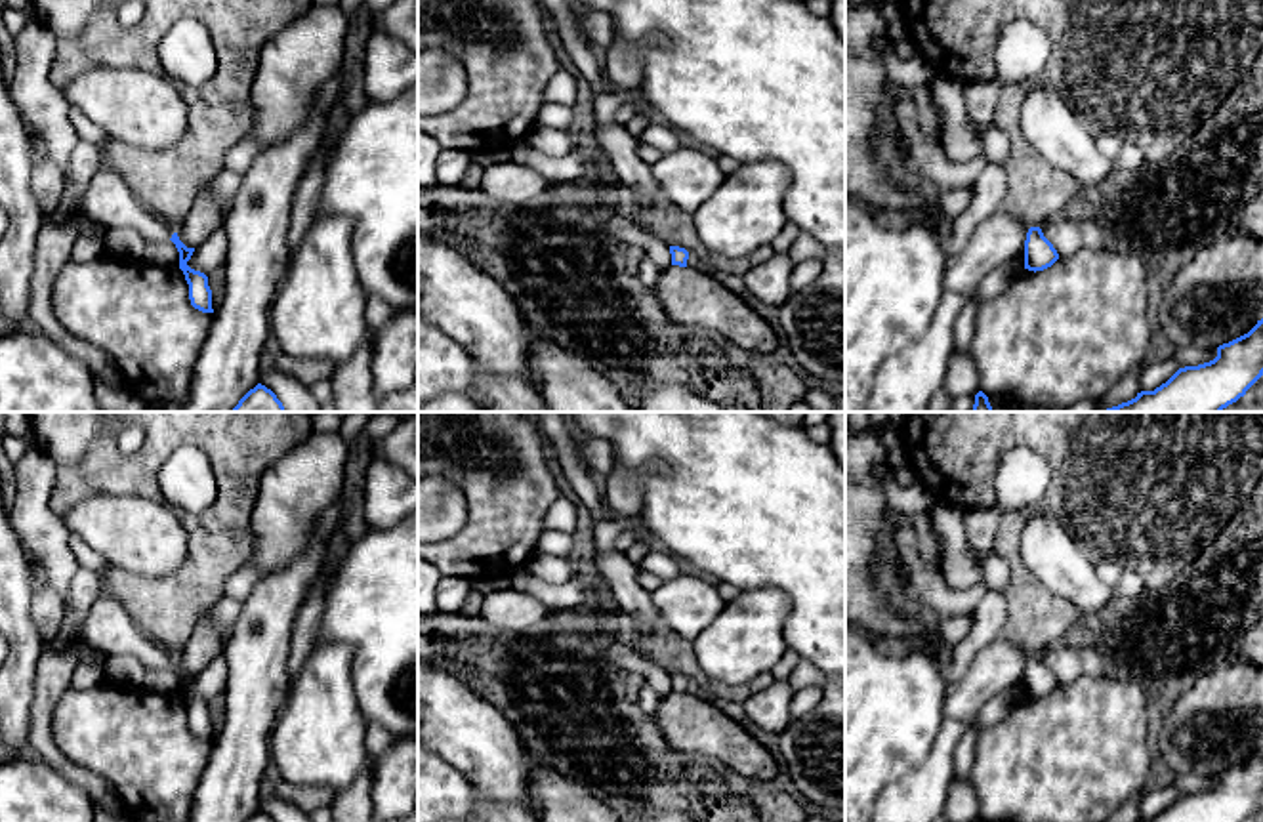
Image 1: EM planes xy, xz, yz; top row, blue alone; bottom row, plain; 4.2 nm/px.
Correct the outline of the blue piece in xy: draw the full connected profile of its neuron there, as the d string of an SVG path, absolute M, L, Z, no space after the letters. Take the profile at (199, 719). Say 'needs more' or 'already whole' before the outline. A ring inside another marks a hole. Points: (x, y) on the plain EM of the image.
needs more; M103 587L82 622L82 633L97 652L107 656L134 654L147 666L147 669L172 668L179 679L179 696L189 711L191 732L202 740L214 740L208 704L187 692L195 675L187 675L174 654L141 631L130 620L122 605L103 593Z

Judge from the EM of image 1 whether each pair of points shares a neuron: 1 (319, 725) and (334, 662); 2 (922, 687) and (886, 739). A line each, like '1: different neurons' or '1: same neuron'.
1: same neuron
2: same neuron

